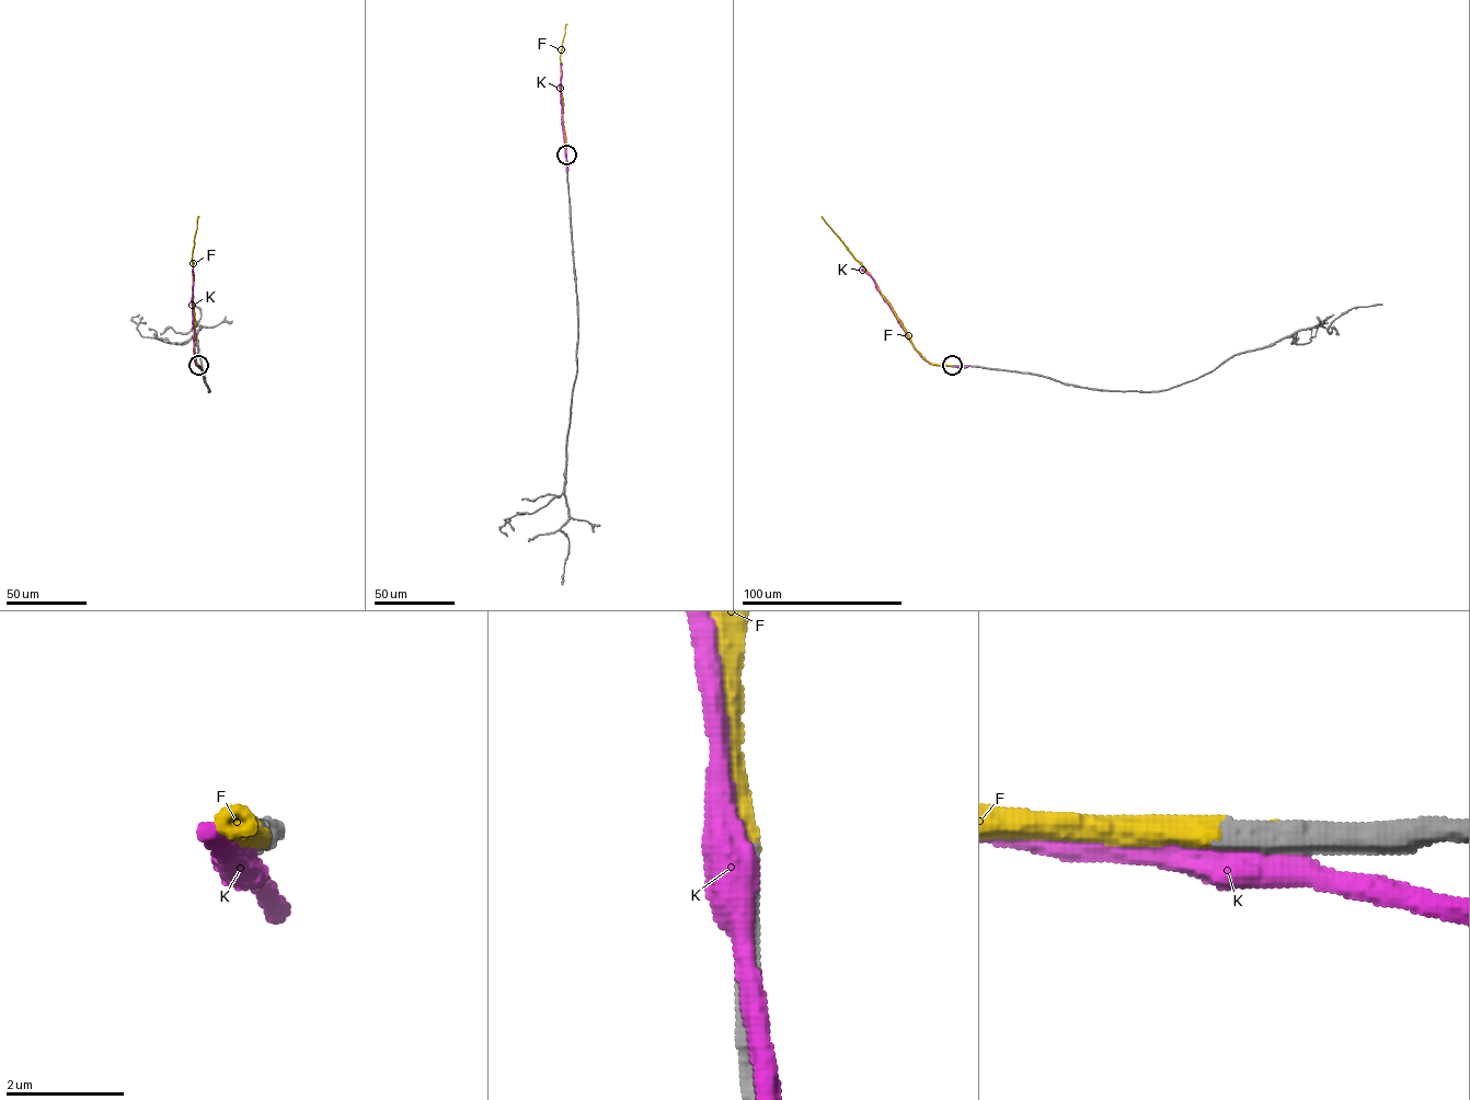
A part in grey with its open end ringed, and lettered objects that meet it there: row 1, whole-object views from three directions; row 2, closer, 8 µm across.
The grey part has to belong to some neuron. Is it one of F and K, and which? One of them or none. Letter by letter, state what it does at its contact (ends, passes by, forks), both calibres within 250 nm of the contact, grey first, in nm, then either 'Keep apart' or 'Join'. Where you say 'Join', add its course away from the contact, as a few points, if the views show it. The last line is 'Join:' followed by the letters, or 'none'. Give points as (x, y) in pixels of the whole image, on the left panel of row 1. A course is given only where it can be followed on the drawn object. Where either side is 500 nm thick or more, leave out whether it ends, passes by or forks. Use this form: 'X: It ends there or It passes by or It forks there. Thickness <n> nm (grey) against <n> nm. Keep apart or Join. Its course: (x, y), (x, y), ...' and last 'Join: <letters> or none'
F: Thickness 500 nm (grey) against 400 nm. Join. Its course: (198, 365), (195, 356), (192, 252), (198, 216)
K: Thickness 550 nm (grey) against 550 nm. Keep apart
Join: F

